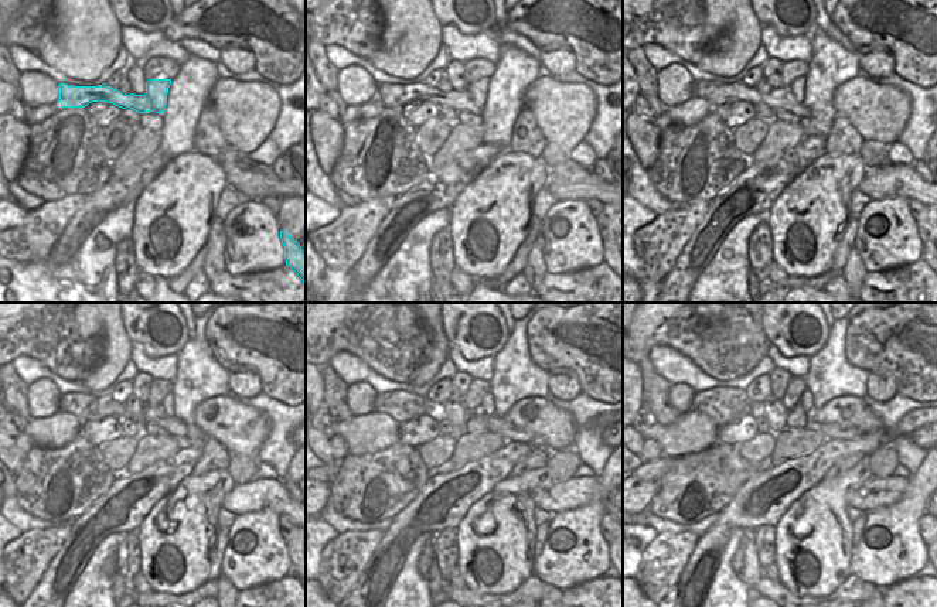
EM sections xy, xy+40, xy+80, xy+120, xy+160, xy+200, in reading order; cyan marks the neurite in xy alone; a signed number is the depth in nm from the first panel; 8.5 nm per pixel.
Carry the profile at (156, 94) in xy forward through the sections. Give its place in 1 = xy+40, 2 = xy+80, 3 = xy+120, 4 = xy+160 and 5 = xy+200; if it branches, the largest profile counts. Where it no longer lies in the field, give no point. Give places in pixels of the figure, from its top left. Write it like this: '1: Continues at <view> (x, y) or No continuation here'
1: Continues at xy+40 (472, 99)
2: Continues at xy+80 (790, 99)
3: Continues at xy+120 (163, 416)
4: Continues at xy+160 (500, 426)
5: Continues at xy+200 (834, 432).

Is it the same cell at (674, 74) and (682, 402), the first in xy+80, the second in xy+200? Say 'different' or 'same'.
same

